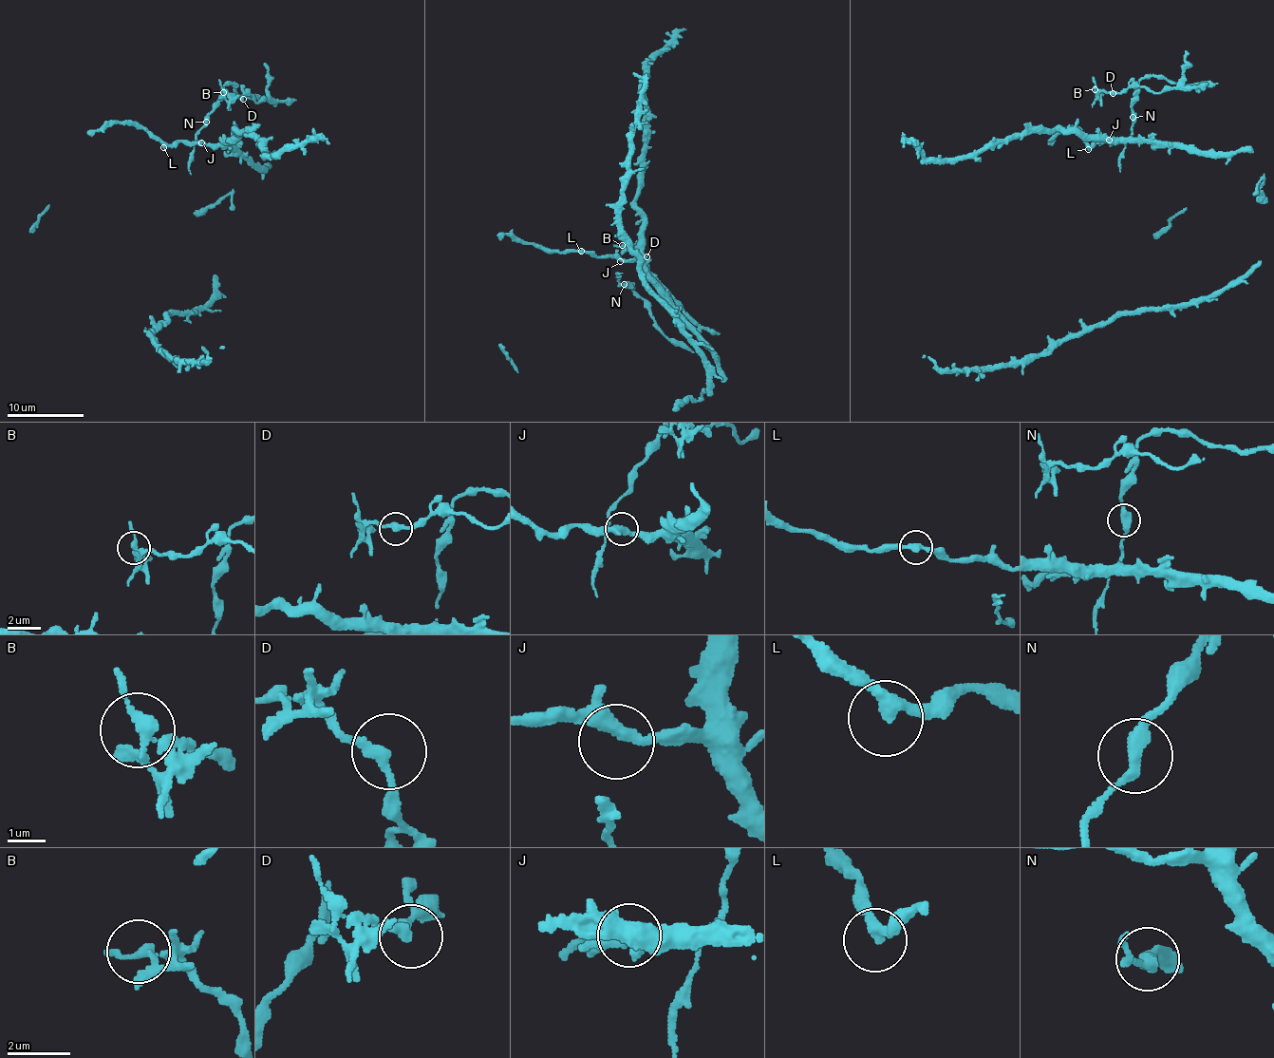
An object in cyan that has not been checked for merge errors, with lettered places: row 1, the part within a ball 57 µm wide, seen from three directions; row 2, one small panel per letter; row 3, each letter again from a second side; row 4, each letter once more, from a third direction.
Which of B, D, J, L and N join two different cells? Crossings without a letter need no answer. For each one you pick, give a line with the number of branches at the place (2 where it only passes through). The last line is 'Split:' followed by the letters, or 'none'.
Split: none

